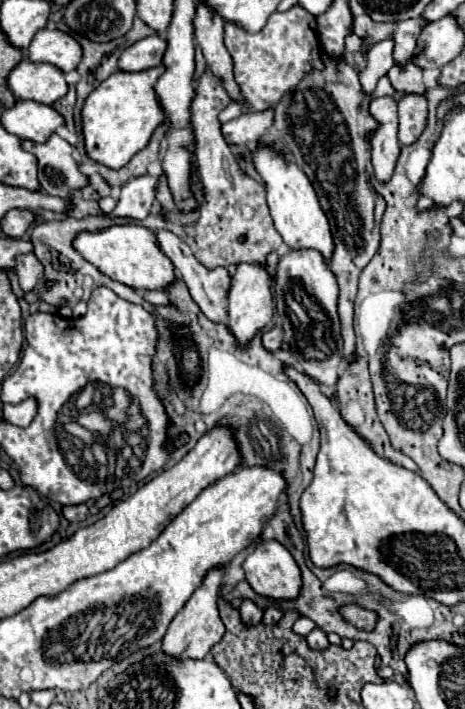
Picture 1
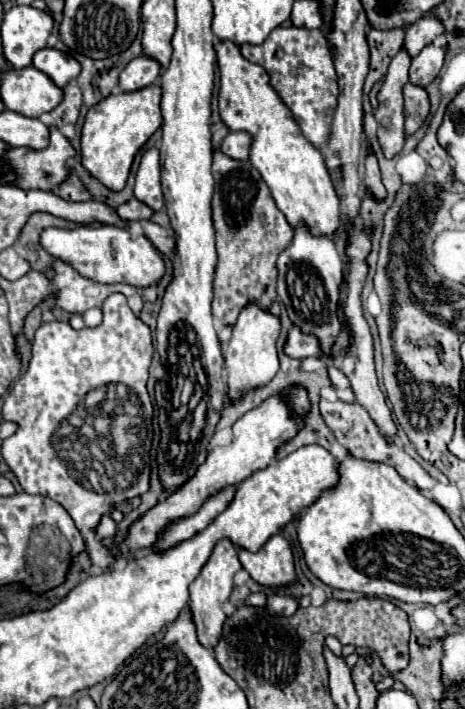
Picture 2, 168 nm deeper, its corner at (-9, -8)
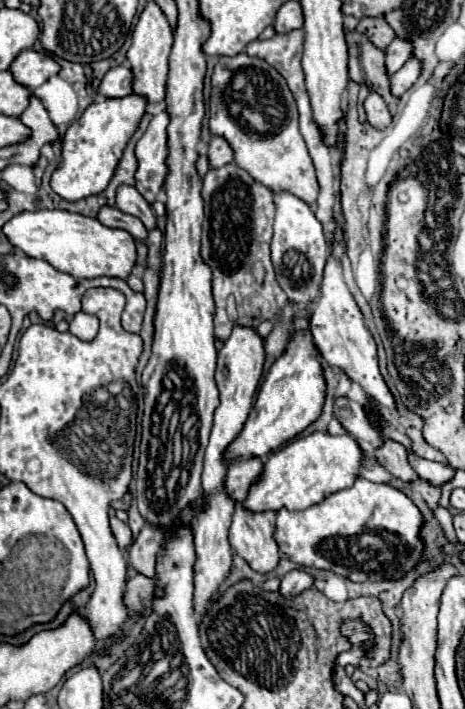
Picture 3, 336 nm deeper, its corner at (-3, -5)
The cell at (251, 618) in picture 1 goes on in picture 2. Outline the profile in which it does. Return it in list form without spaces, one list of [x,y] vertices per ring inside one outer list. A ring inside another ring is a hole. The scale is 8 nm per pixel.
[[[270,594],[266,608],[272,608],[272,612],[276,614],[292,616],[298,610],[298,600],[288,594]]]

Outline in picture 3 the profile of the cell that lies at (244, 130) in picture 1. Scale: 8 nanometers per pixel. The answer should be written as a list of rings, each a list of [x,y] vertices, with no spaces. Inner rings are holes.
[[[214,137],[210,141],[208,157],[210,157],[210,167],[222,167],[234,161],[234,151],[230,149],[230,145],[226,145],[226,141],[222,141],[222,137]]]

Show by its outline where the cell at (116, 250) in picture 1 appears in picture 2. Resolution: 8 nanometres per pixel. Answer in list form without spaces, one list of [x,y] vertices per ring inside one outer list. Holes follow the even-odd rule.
[[[82,224],[78,228],[44,228],[40,234],[40,246],[52,256],[66,264],[70,264],[80,276],[114,284],[124,282],[136,288],[146,288],[156,284],[164,274],[162,256],[154,250],[152,242],[146,236],[134,238],[128,230],[116,226],[88,226]]]

